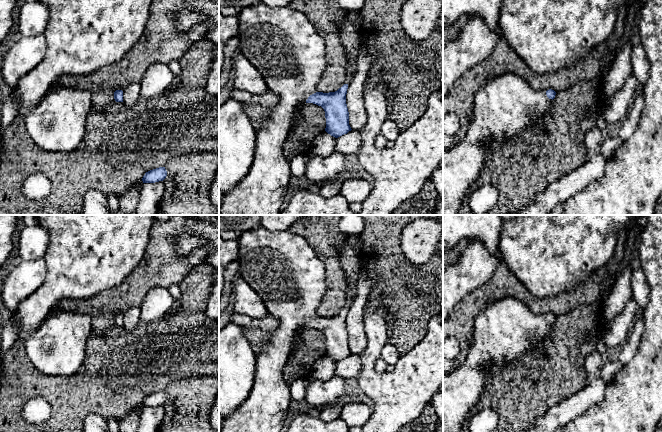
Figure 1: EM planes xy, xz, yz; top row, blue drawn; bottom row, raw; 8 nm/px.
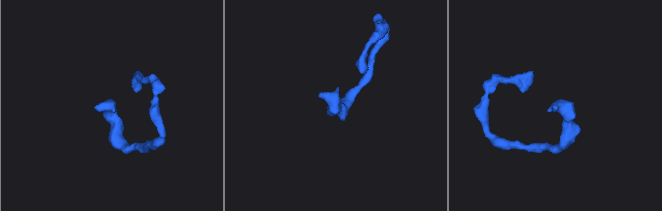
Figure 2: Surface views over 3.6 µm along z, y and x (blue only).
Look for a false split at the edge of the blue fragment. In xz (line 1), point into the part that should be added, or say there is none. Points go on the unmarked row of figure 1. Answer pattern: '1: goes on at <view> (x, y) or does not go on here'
1: goes on at xz (282, 268)

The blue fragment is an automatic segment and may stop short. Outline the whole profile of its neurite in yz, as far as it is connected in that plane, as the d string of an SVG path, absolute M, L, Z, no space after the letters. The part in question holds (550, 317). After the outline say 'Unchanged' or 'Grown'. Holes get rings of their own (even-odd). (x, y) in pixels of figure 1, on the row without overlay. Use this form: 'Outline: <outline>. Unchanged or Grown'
Outline: M505 297L489 304L475 318L472 341L466 361L451 373L443 375L443 432L461 432L462 423L475 410L488 380L488 375L508 363L516 362L529 351L538 348L550 334L555 319L556 316L552 313L547 315L533 314L524 304L513 297Z. Grown

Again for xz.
Outline: M261 226L239 234L239 276L259 295L267 313L279 321L279 327L271 335L269 342L256 354L256 370L252 390L245 402L230 416L224 418L220 432L283 432L283 424L291 402L291 390L283 378L283 369L291 355L295 332L299 328L313 327L325 335L325 355L338 362L351 355L349 336L346 328L348 308L335 316L323 317L315 314L316 308L324 296L325 268L313 248L299 235L289 231L270 231Z. Grown

